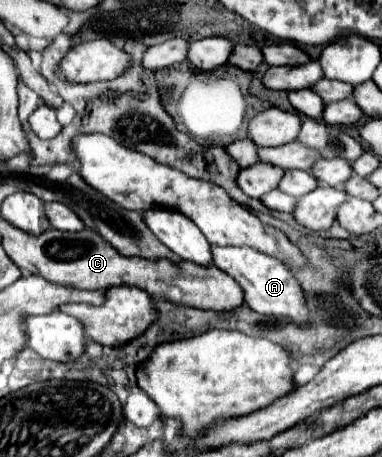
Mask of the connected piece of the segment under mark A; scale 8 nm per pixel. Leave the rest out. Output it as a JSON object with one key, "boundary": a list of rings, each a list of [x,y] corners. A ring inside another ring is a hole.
{"boundary":[[[211,246],[211,266],[221,268],[227,272],[245,294],[245,302],[259,314],[271,314],[271,316],[287,316],[293,322],[307,320],[307,306],[303,290],[285,264],[281,260],[273,260],[271,256],[265,256],[263,252],[257,252],[253,248],[241,248],[241,246]]]}

